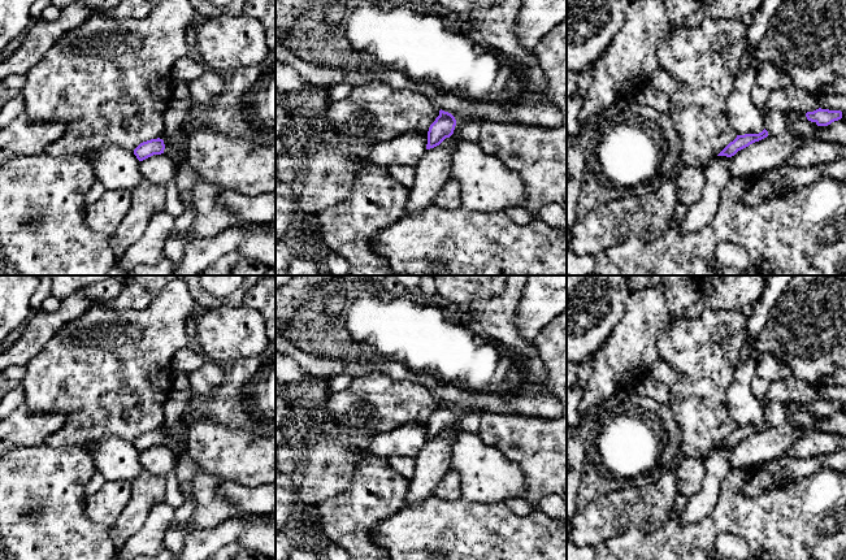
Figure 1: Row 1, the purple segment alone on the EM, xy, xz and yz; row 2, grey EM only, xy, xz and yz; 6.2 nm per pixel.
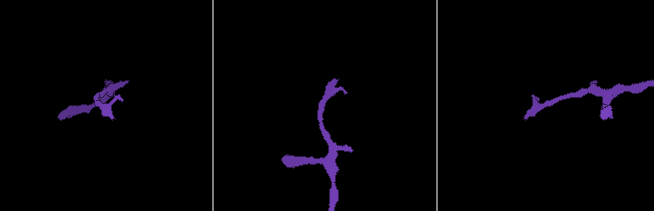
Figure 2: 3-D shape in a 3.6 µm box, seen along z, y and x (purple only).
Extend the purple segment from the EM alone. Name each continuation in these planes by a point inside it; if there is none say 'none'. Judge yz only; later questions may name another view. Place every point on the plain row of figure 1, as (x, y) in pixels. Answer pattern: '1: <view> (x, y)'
none

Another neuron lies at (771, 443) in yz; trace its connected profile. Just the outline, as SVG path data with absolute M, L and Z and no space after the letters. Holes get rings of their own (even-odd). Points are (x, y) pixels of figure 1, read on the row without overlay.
M789 422L780 427L767 427L738 442L729 452L733 468L747 469L789 453L790 447L801 435Z

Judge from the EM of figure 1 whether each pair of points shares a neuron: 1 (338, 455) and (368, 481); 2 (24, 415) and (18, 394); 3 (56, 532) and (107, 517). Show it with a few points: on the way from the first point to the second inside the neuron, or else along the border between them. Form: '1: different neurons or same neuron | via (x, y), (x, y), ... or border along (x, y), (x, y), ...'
1: different neurons | border along (369, 455), (359, 463), (351, 483), (338, 495)
2: different neurons | border along (24, 403), (13, 412)
3: different neurons | border along (86, 498), (85, 515), (90, 520), (108, 528)

